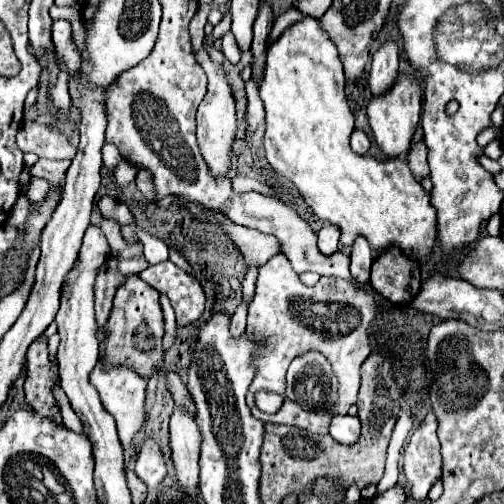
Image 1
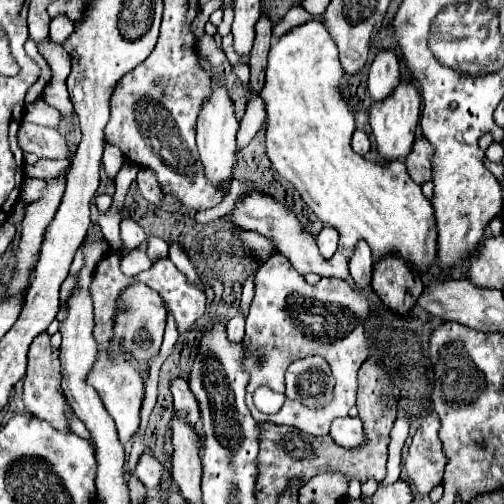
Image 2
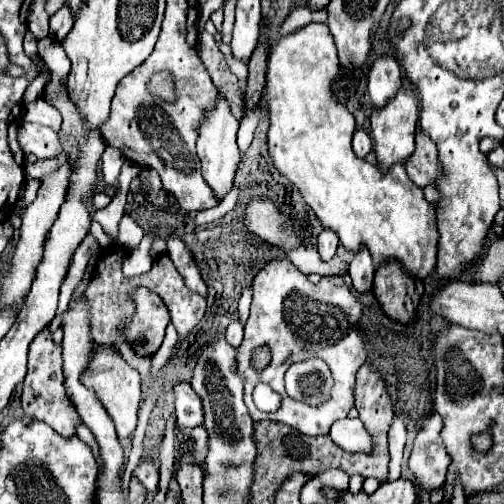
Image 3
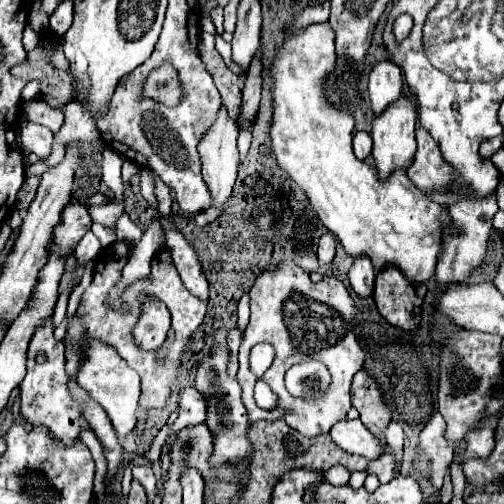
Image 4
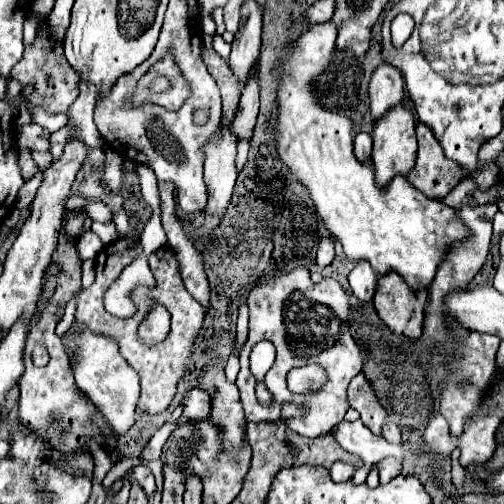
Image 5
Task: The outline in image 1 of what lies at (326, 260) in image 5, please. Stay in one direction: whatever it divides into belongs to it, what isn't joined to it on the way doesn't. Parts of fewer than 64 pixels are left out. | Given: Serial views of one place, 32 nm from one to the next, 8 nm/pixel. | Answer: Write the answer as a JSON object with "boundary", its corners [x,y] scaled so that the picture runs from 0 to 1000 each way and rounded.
{"boundary":[[[643,444],[639,456],[631,460],[631,492],[639,504],[663,504],[671,496],[671,472],[675,472],[675,452],[663,444]]]}

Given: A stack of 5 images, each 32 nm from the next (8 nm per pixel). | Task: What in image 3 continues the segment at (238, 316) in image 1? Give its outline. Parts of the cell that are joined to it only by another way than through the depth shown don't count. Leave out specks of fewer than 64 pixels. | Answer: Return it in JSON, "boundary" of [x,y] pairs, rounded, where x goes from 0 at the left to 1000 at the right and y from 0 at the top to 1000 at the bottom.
{"boundary":[[[464,631],[448,651],[448,675],[468,690],[468,687],[476,687],[480,671],[484,671],[484,643],[476,631]]]}

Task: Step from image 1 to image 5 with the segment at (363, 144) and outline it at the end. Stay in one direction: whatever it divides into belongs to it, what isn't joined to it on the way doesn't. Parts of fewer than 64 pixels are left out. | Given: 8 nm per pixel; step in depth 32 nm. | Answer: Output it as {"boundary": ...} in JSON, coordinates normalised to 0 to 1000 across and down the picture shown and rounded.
{"boundary":[[[726,262],[706,266],[706,274],[702,274],[702,306],[706,306],[706,313],[714,321],[722,321],[726,313],[734,313],[734,302],[738,302],[738,274],[734,274],[734,266],[726,266]]]}

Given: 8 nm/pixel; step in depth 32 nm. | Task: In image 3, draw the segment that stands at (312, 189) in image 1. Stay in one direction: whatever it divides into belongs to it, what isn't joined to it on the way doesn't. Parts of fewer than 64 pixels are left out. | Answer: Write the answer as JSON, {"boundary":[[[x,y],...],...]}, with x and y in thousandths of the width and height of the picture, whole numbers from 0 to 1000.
{"boundary":[[[611,48],[563,75],[556,75],[556,83],[548,91],[540,91],[536,99],[536,115],[532,115],[532,143],[528,143],[528,179],[524,179],[524,194],[532,198],[532,222],[536,222],[536,254],[532,254],[532,306],[536,313],[544,317],[544,329],[552,333],[552,341],[560,349],[567,349],[591,377],[595,385],[607,393],[607,405],[623,417],[623,425],[631,429],[631,437],[647,448],[647,452],[659,452],[667,456],[671,472],[675,472],[675,484],[694,496],[694,500],[706,500],[714,496],[718,484],[730,488],[734,504],[738,504],[738,516],[742,524],[758,524],[762,516],[794,516],[802,524],[802,532],[810,532],[810,540],[817,540],[817,548],[825,552],[845,552],[857,532],[865,528],[865,496],[869,496],[869,460],[865,460],[865,421],[861,421],[861,409],[841,393],[837,385],[837,373],[825,369],[810,345],[806,345],[806,333],[802,325],[782,325],[774,329],[766,341],[758,341],[758,333],[750,333],[746,325],[730,325],[722,313],[710,313],[702,302],[698,302],[698,290],[694,290],[694,278],[698,278],[698,258],[702,258],[702,230],[687,218],[687,210],[663,190],[659,183],[659,171],[667,167],[667,159],[675,155],[675,123],[671,123],[671,103],[667,103],[667,91],[663,91],[663,79],[659,79],[659,67],[651,63],[651,52],[647,48]]]}

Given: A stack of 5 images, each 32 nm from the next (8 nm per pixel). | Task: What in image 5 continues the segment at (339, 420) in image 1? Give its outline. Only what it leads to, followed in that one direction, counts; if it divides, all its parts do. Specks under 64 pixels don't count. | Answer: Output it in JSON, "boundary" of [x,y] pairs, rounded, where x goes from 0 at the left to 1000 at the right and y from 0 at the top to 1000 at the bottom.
{"boundary":[[[714,833],[706,837],[675,837],[659,849],[659,865],[663,873],[690,897],[714,905],[722,913],[726,925],[708,931],[696,952],[702,960],[712,962],[726,954],[736,933],[738,921],[766,909],[766,905],[786,905],[786,909],[802,909],[817,889],[798,881],[798,885],[782,885],[770,881],[758,865],[738,861]]]}

